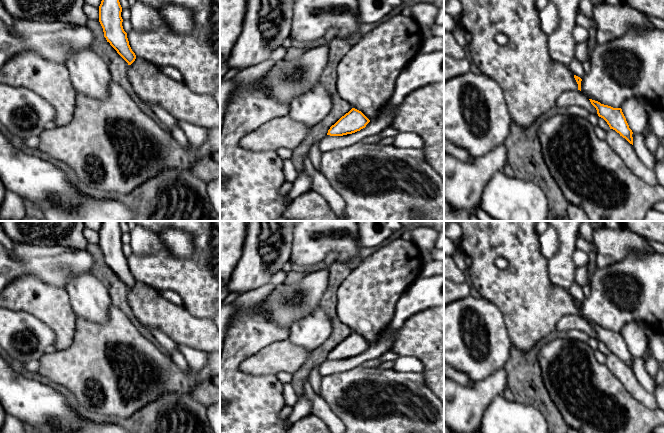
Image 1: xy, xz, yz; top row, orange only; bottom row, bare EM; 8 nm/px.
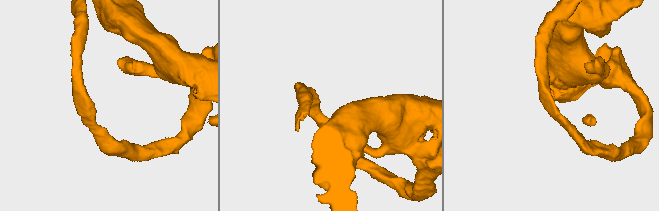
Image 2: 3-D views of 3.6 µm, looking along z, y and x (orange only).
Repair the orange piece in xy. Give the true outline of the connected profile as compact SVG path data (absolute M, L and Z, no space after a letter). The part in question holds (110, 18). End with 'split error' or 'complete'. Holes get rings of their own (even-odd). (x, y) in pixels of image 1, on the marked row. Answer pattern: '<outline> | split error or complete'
M102 0L99 6L99 22L107 42L128 63L127 77L136 96L148 106L152 104L161 106L179 121L208 129L220 127L220 107L213 96L192 92L183 82L177 82L166 76L160 66L135 55L122 26L121 12L119 0Z | split error

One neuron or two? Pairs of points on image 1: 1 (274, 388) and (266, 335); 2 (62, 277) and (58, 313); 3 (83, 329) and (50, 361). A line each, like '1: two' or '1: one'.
1: one
2: two
3: one

